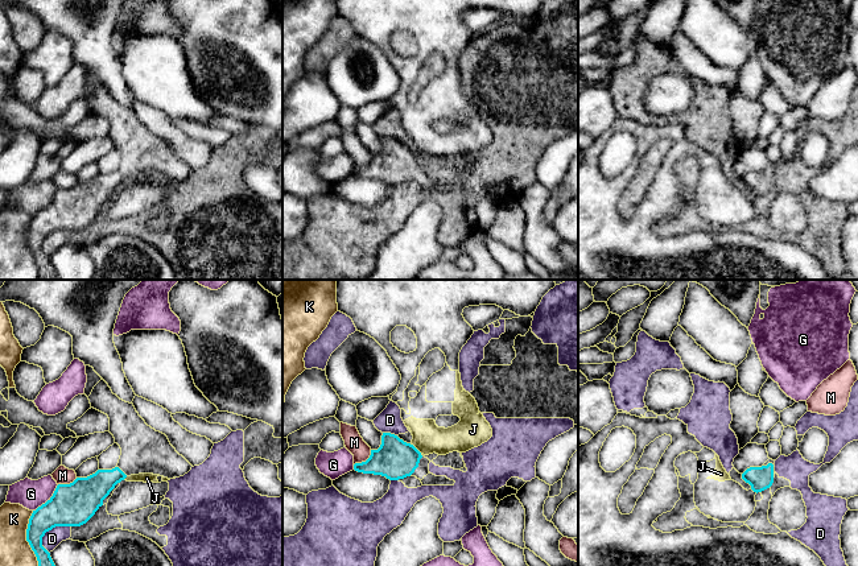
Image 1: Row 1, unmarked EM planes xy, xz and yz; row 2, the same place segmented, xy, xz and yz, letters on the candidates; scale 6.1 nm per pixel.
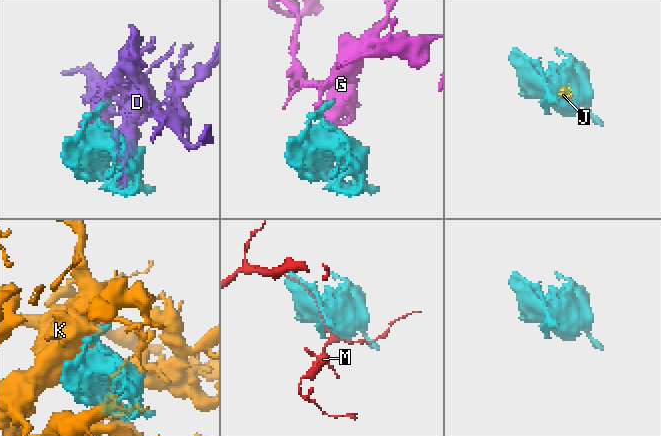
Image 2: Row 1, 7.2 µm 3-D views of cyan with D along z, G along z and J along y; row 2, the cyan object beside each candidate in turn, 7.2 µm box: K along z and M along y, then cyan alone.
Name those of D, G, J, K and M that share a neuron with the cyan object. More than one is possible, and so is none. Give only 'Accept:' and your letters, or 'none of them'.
Accept: none of them

